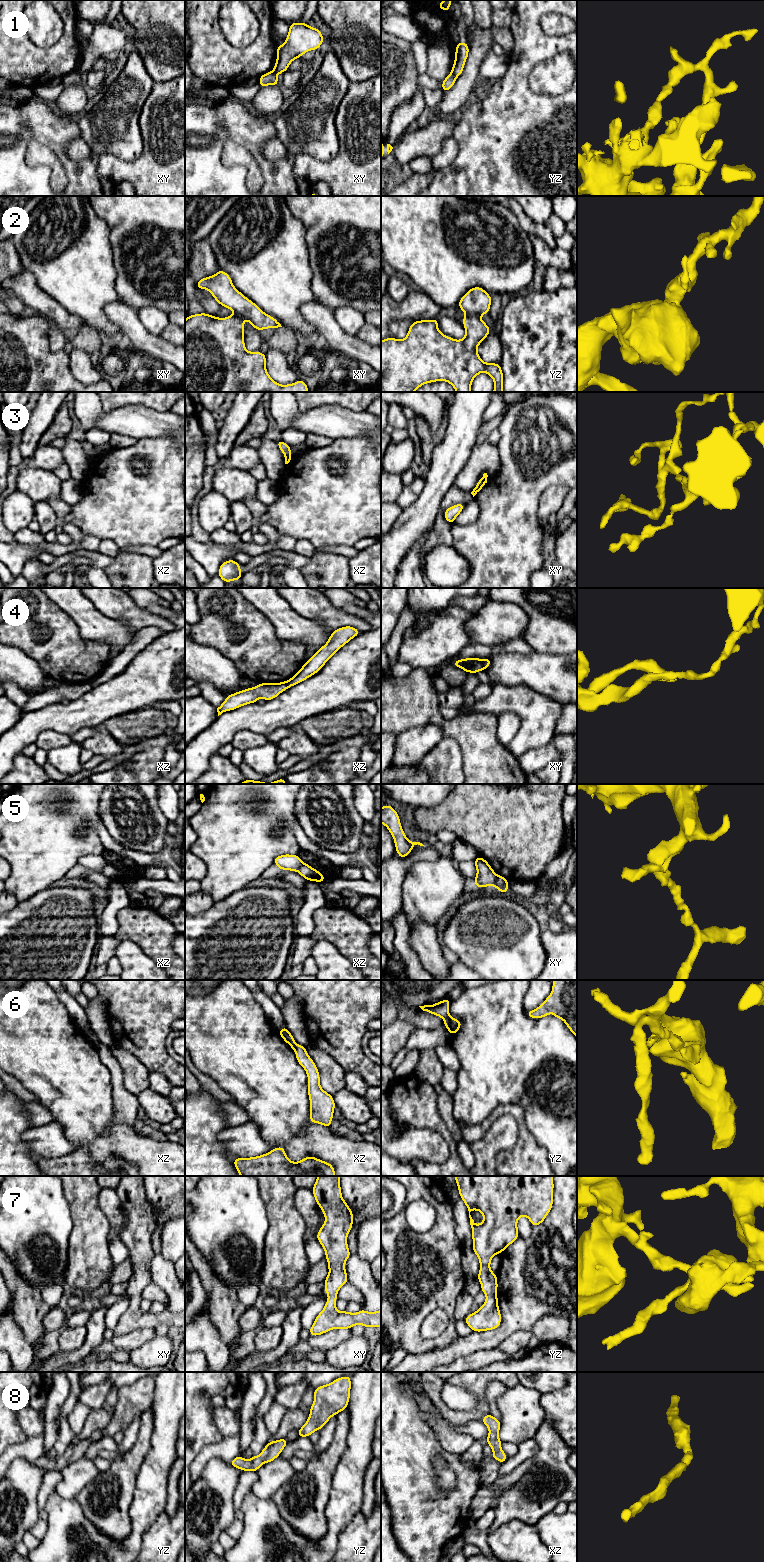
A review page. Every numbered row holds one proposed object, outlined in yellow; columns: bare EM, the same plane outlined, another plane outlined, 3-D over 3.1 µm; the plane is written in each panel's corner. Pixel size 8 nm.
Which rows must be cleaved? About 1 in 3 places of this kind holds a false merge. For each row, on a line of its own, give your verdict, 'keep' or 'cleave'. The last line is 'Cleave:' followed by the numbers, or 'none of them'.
1: cleave
2: keep
3: cleave
4: cleave
5: cleave
6: cleave
7: keep
8: keep
Cleave: 1, 3, 4, 5, 6

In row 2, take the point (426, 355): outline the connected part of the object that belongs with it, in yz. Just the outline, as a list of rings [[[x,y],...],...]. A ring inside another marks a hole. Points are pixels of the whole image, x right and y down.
[[[473,287],[466,292],[465,295],[459,300],[458,306],[461,311],[464,311],[466,315],[463,317],[463,325],[465,328],[465,337],[461,340],[453,339],[449,336],[444,335],[438,329],[438,319],[431,319],[431,320],[420,320],[414,321],[409,327],[407,336],[405,339],[396,339],[396,338],[385,338],[381,341],[381,392],[414,392],[419,387],[423,386],[426,383],[432,383],[436,381],[445,381],[450,383],[456,392],[472,392],[471,385],[473,379],[480,373],[485,372],[487,373],[493,380],[494,380],[494,389],[493,392],[503,392],[503,371],[501,369],[500,364],[498,363],[485,363],[477,353],[477,348],[480,343],[489,335],[491,328],[480,319],[480,317],[486,313],[489,313],[490,306],[491,306],[492,296],[490,296],[483,288],[481,287]]]

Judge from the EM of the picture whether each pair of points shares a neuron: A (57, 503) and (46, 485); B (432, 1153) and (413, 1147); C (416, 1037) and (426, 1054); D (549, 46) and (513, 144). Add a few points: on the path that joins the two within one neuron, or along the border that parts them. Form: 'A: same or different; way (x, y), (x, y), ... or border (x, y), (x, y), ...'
A: different; border (59, 494), (47, 501)
B: same; way (427, 1148), (418, 1147)
C: different; border (433, 1048), (424, 1048), (422, 1050)
D: same; way (523, 67), (517, 73), (513, 86), (513, 118)

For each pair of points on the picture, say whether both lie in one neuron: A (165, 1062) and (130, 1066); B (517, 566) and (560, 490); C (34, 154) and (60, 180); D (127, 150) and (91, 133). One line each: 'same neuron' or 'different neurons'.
A: different neurons
B: different neurons
C: same neuron
D: same neuron

